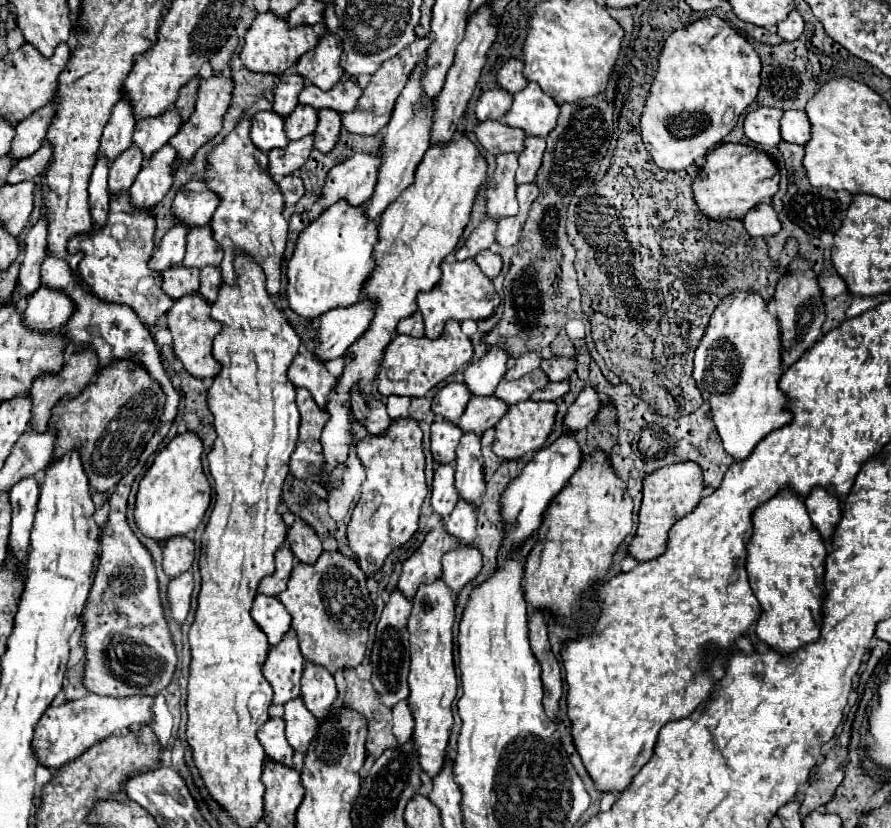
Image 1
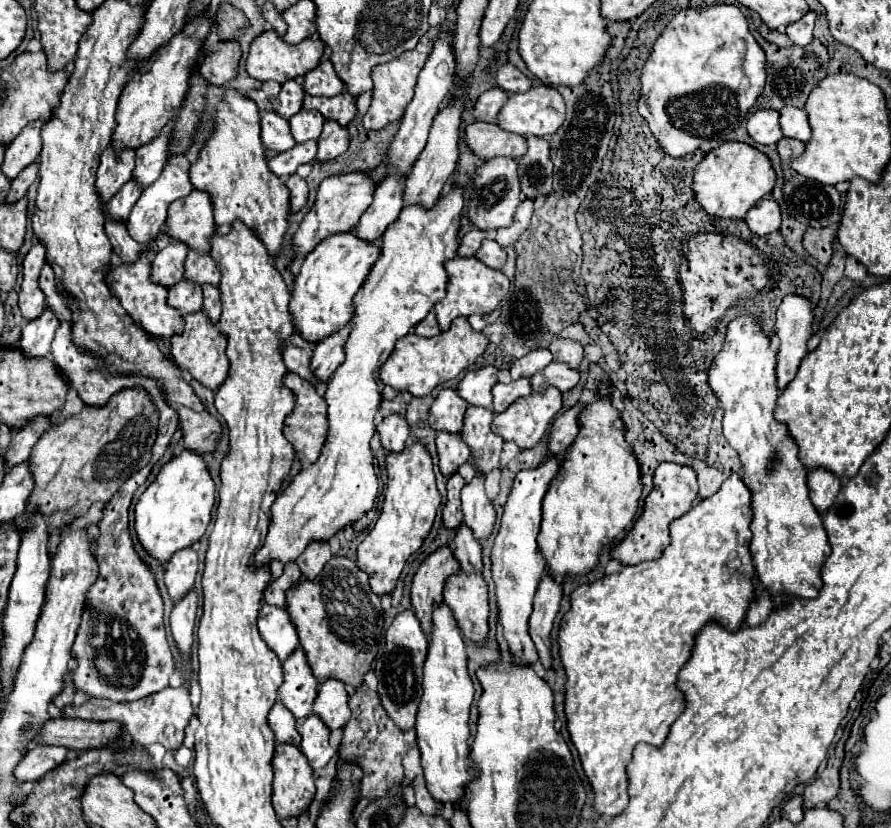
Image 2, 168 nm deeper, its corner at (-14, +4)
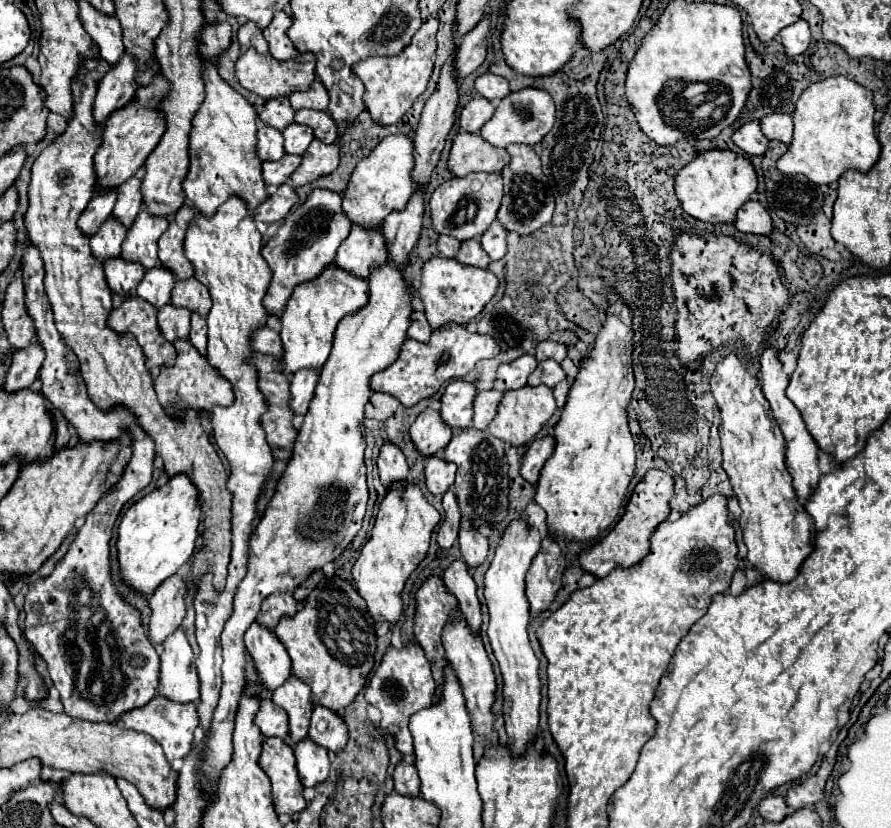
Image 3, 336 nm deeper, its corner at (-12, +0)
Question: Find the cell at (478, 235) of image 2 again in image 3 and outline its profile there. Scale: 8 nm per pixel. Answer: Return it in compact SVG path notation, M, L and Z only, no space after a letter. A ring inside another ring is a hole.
M439 235L437 239L437 249L443 257L455 257L457 249L459 249L459 241L455 237L447 237L447 235Z

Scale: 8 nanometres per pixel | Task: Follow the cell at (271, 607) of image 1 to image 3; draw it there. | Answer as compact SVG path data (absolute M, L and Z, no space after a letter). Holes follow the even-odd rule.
M253 623L245 633L245 647L259 673L263 691L273 693L291 675L291 661L271 629Z

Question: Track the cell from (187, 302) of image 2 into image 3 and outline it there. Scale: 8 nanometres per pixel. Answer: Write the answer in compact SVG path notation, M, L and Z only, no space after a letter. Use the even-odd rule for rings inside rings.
M165 305L165 309L157 311L159 331L163 339L169 343L175 343L177 339L187 339L189 319L191 319L191 313L185 313L185 309L173 309L171 305Z

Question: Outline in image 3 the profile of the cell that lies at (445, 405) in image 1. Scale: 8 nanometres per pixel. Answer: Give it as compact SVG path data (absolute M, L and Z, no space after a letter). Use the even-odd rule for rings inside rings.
M427 409L411 425L409 437L419 455L431 457L445 449L445 445L451 441L451 429L447 425L441 425L441 417L437 411Z

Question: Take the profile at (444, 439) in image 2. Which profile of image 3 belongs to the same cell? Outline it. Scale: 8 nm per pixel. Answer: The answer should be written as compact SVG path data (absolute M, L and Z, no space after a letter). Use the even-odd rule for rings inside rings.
M427 457L425 469L423 469L427 491L441 497L445 491L451 489L455 481L455 471L457 471L457 465L441 461L441 457Z

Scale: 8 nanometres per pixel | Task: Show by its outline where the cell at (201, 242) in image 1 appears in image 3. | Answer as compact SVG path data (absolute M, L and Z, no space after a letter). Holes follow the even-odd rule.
M177 281L171 295L173 307L185 307L191 313L199 313L201 317L207 317L209 313L209 291L199 281Z

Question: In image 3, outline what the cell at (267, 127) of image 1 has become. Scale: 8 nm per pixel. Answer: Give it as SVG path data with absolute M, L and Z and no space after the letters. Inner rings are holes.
M261 125L257 131L257 157L261 161L279 161L283 155L283 135L277 129Z

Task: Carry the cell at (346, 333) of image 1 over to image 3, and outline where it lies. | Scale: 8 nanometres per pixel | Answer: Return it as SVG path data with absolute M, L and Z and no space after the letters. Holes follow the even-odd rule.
M301 369L301 373L295 373L291 379L291 387L289 387L289 407L295 413L295 417L303 417L307 413L307 407L311 403L315 385L319 381L319 371L313 373L311 369Z

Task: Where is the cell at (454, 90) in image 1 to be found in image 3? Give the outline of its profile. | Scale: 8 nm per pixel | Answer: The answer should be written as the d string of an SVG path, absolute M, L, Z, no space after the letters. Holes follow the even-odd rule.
M423 189L413 191L409 205L403 211L391 213L381 231L385 237L387 259L395 265L405 265L409 253L415 249L423 221Z

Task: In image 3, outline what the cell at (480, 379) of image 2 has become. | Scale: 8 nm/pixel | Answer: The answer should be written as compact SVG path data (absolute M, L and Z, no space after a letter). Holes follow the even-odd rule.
M451 381L441 395L439 415L451 429L467 429L473 417L475 385L465 381Z

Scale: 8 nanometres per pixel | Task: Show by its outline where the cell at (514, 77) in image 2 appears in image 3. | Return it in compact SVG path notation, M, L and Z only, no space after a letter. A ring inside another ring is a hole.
M485 73L475 79L475 91L489 101L501 101L501 97L509 95L509 83L499 75Z

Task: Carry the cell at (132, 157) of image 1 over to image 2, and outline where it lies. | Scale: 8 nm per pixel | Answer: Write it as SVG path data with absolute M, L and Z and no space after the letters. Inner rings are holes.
M129 179L123 189L119 189L119 193L105 205L105 211L109 217L119 217L119 221L127 221L131 207L137 203L137 199L141 197L143 189L135 179Z

